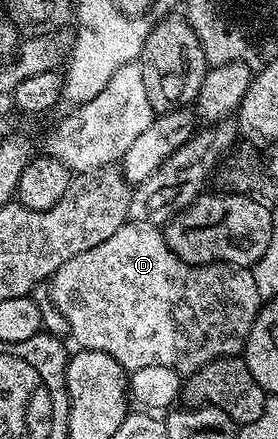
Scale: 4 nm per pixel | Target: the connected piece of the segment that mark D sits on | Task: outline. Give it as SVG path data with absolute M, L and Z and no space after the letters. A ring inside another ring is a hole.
M129 221L110 240L102 240L102 244L94 244L94 248L86 248L86 252L78 252L62 268L58 268L50 279L50 302L56 305L58 313L64 317L70 333L76 337L76 346L93 350L94 352L106 352L106 356L114 356L118 364L124 366L125 371L131 372L138 368L147 368L150 364L162 364L162 368L177 370L182 376L201 370L206 364L210 364L215 358L230 358L239 355L244 349L244 341L248 339L250 328L256 319L256 313L260 311L262 299L258 292L258 284L254 280L251 269L243 266L229 266L226 262L211 262L208 266L195 266L170 252L170 248L164 239L164 231L161 227L151 224L141 224Z

